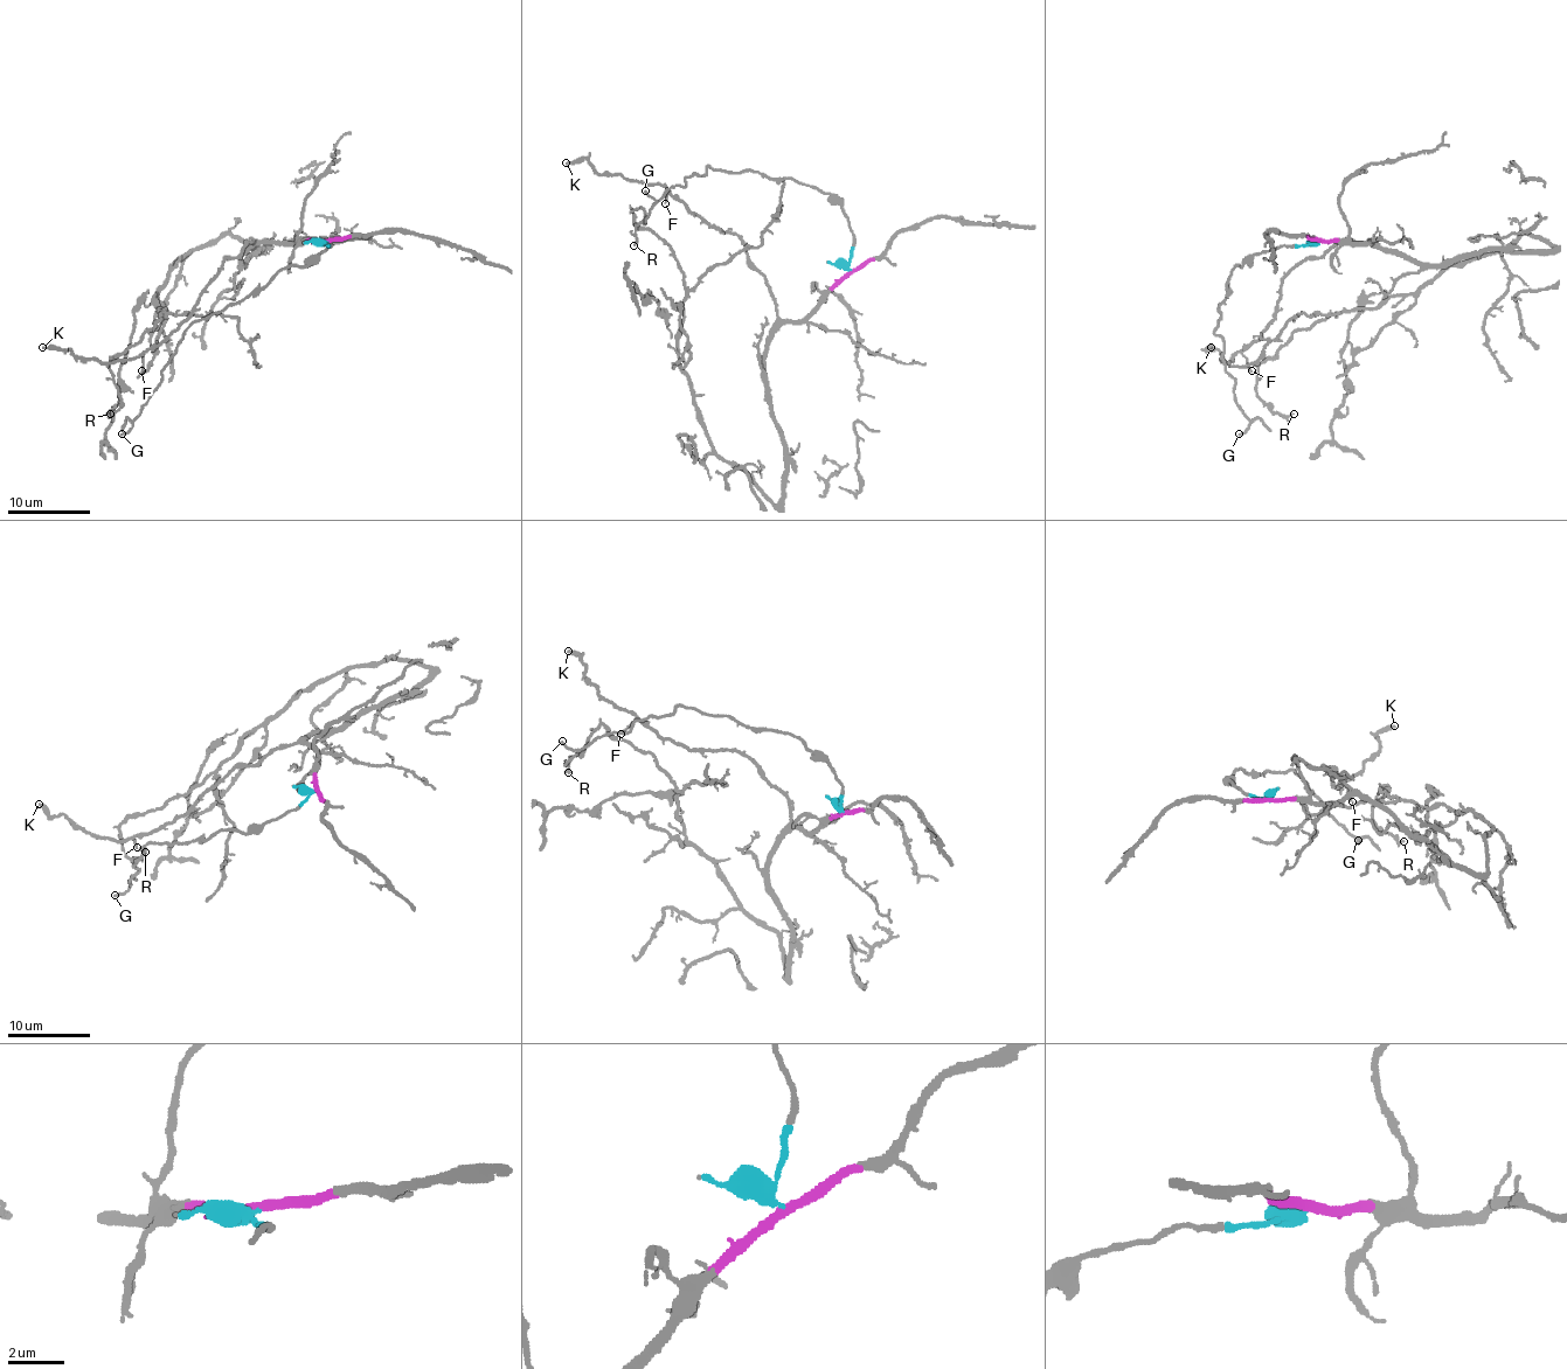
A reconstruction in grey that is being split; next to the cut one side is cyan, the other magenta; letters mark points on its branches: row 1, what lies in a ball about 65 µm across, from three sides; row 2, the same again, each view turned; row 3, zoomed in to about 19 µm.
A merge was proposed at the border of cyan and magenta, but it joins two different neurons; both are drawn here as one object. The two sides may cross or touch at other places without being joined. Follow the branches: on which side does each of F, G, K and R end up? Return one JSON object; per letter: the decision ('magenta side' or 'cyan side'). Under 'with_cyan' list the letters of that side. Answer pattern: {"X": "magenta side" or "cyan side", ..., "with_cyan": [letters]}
{"F": "magenta side", "G": "cyan side", "K": "magenta side", "R": "magenta side", "with_cyan": ["G"]}

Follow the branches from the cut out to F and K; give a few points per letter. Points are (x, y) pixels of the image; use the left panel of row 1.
F: (327, 240), (249, 242), (237, 256), (224, 261), (186, 320), (165, 340), (145, 353), (140, 370)
K: (327, 240), (249, 242), (224, 261), (186, 320), (140, 356), (102, 362), (80, 359), (69, 348), (42, 346)

